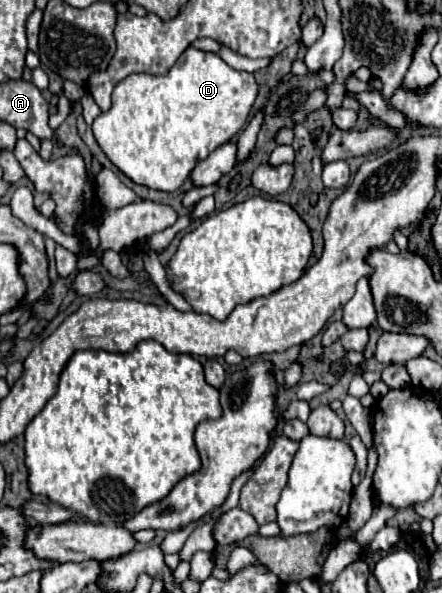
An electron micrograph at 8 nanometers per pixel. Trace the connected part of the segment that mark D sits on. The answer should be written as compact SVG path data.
M188 47L168 75L132 73L122 79L112 93L112 109L94 119L92 131L106 157L134 183L158 191L176 191L188 179L190 167L206 159L216 147L228 143L248 121L250 109L258 95L252 73L236 71L220 55Z

